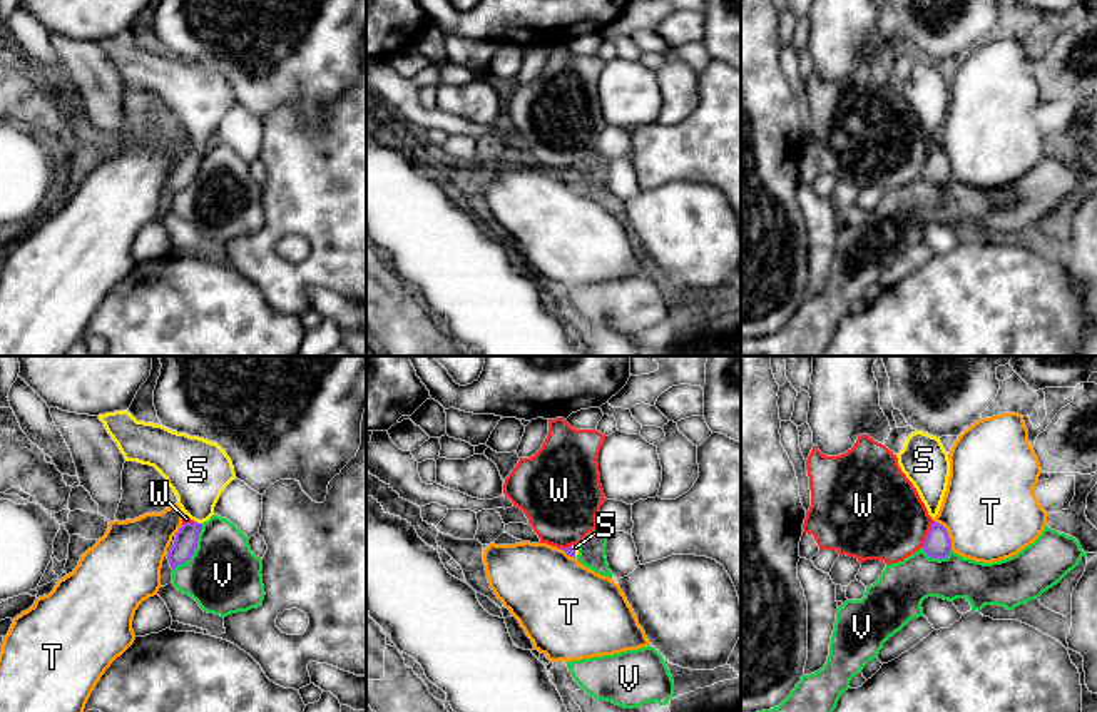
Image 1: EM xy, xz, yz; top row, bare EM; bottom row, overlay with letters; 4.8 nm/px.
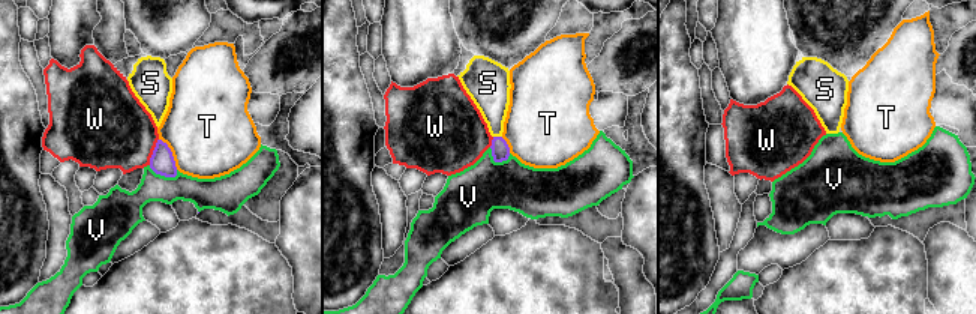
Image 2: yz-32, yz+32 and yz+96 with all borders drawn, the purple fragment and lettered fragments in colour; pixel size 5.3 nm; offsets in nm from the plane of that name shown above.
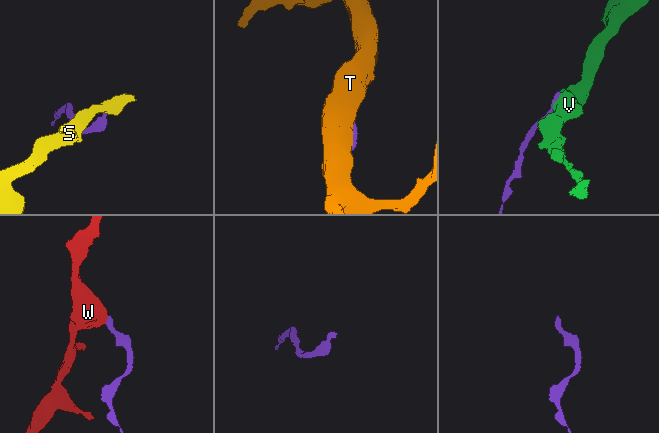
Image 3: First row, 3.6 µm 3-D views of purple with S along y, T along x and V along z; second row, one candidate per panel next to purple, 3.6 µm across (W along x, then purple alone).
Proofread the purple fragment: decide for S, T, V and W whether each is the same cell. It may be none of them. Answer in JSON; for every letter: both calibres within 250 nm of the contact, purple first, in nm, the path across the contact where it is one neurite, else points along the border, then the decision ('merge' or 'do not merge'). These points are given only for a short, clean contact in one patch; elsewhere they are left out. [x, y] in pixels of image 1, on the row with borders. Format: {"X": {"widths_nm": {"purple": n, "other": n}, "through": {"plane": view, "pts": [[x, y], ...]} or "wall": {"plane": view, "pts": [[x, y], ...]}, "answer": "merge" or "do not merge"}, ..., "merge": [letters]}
{"S": {"widths_nm": {"purple": 110, "other": 300}, "through": {"plane": "xy", "pts": [[184, 545], [196, 522], [198, 470]]}, "answer": "merge"}, "T": {"widths_nm": {"purple": 130, "other": 460}, "answer": "do not merge"}, "V": {"widths_nm": {"purple": 110, "other": 360}, "answer": "do not merge"}, "W": {"widths_nm": {"purple": 130, "other": 420}, "wall": {"plane": "yz", "pts": [[933, 520], [922, 547]]}, "answer": "do not merge"}, "merge": ["S"]}

